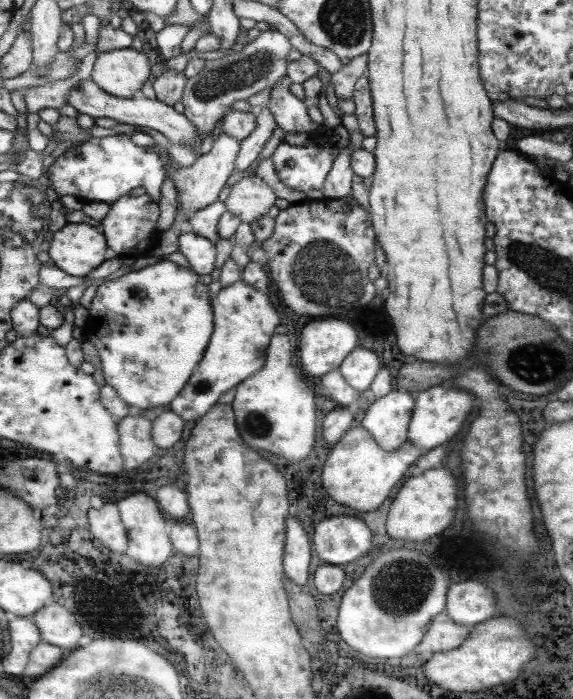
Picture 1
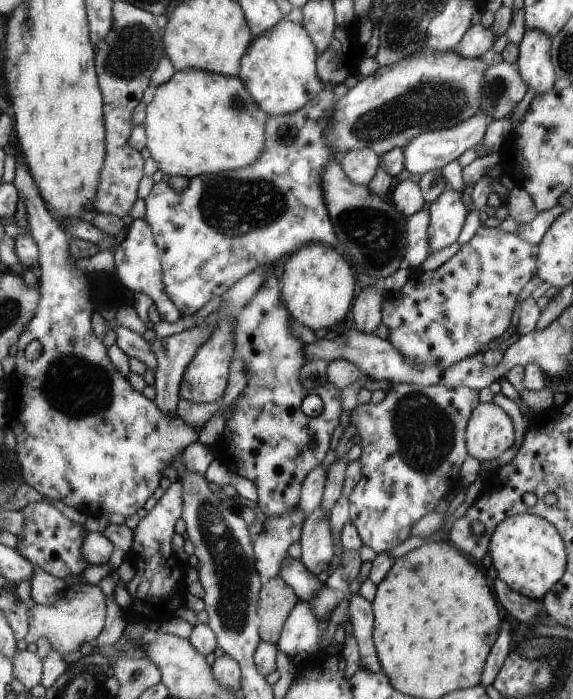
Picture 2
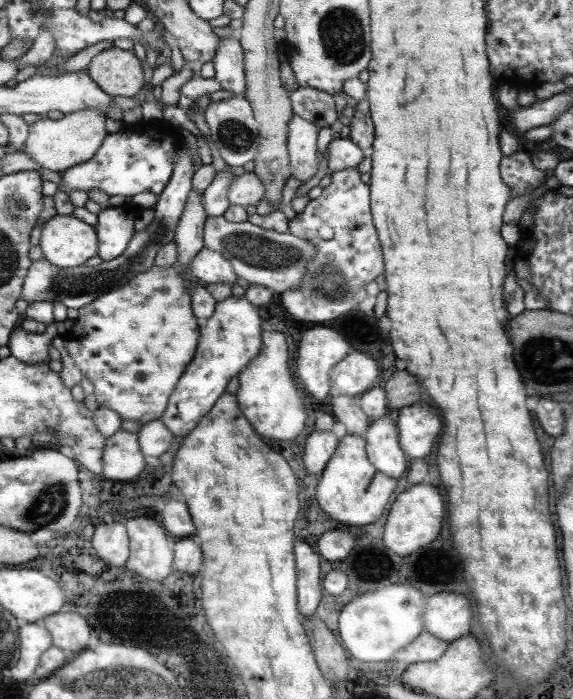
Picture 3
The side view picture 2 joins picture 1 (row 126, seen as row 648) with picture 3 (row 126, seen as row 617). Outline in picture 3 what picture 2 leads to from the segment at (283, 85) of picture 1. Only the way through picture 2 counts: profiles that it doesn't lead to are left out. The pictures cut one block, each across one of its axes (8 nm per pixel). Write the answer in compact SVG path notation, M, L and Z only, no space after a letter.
M293 114L288 122L288 163L291 177L299 182L309 180L317 170L316 137L318 129Z

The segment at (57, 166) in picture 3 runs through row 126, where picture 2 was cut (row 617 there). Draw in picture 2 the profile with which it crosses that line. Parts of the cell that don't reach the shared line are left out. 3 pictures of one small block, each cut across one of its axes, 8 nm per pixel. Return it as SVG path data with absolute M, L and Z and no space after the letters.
M76 582L68 586L65 596L53 604L53 606L43 606L35 604L30 608L30 630L23 638L26 645L35 643L39 638L46 637L52 648L55 648L61 655L74 653L84 642L90 644L101 632L105 620L107 602L105 602L103 592L96 585Z

